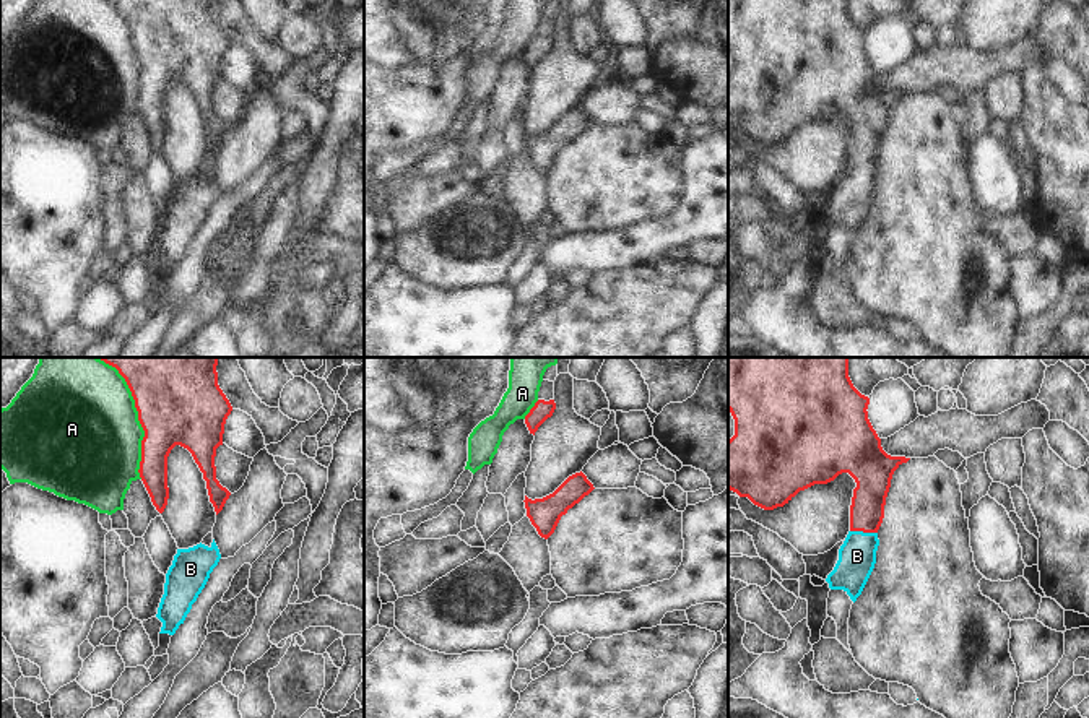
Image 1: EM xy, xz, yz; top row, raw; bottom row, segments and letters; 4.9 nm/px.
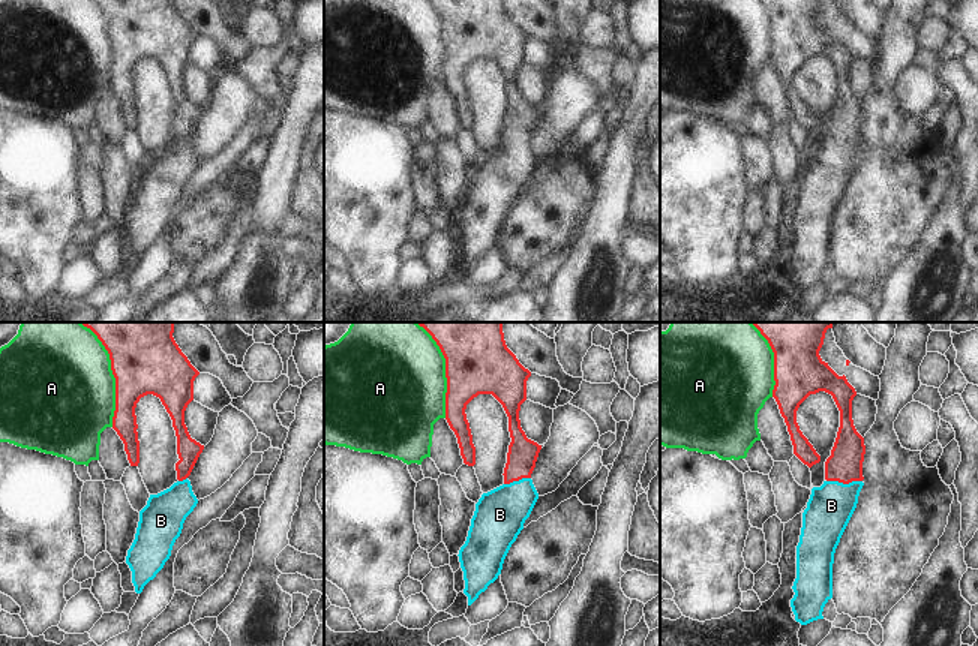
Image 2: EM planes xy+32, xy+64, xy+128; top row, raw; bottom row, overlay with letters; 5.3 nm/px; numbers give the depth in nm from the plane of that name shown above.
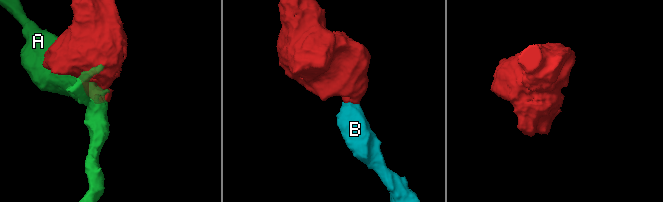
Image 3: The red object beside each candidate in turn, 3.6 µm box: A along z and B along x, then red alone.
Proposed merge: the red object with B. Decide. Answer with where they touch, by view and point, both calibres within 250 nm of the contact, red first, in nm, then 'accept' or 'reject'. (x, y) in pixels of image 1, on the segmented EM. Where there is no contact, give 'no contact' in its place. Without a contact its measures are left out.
meets red in yz at (863, 532); 170 nm thick on the red side, 190 nm on the other; accept

